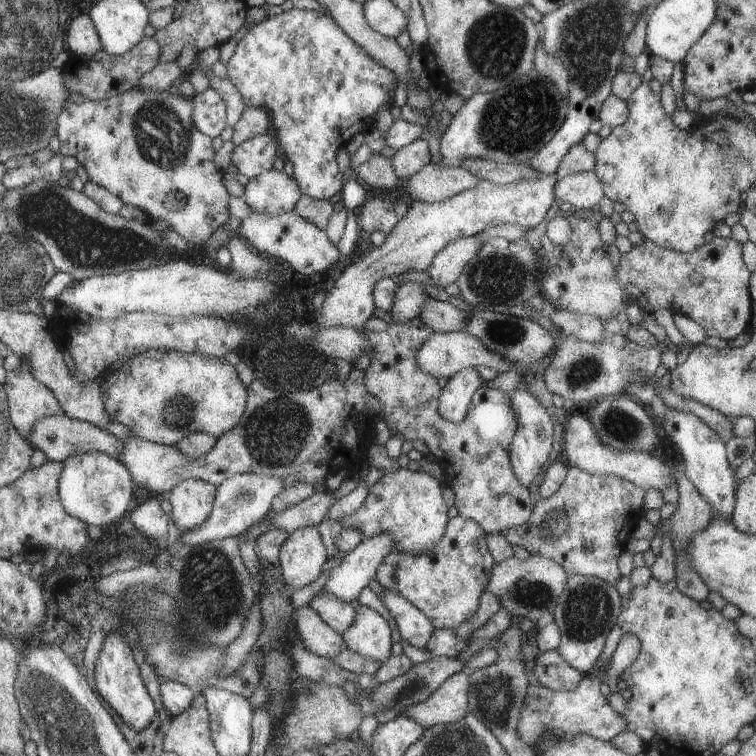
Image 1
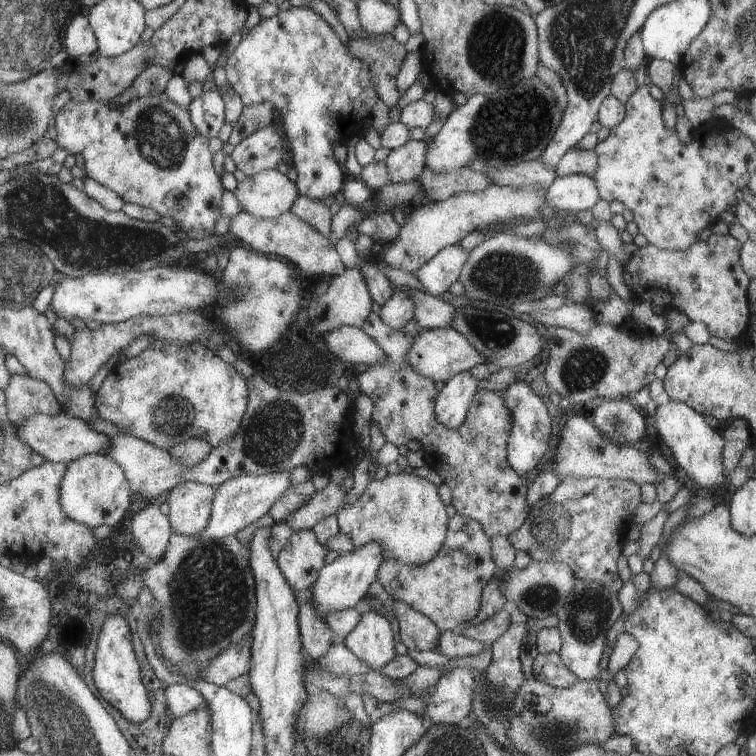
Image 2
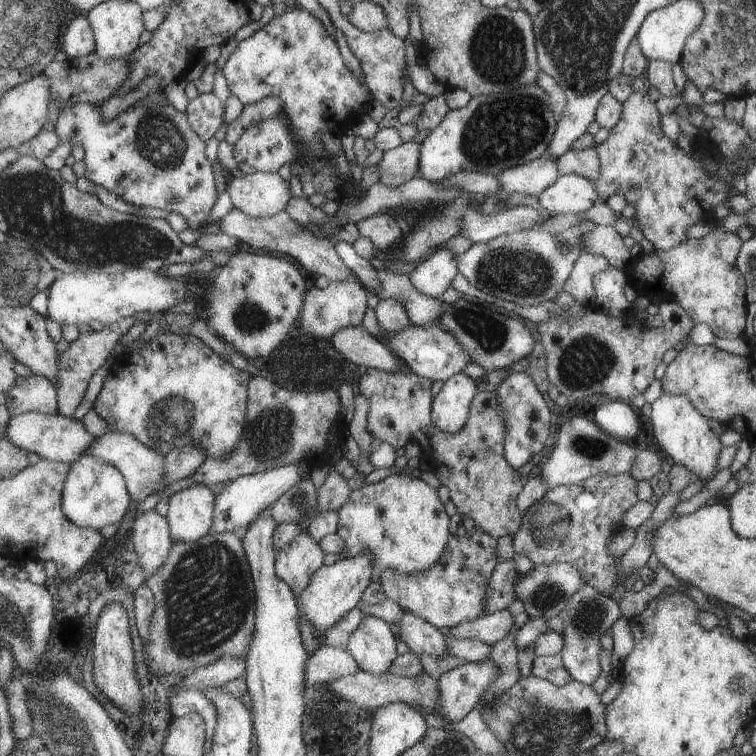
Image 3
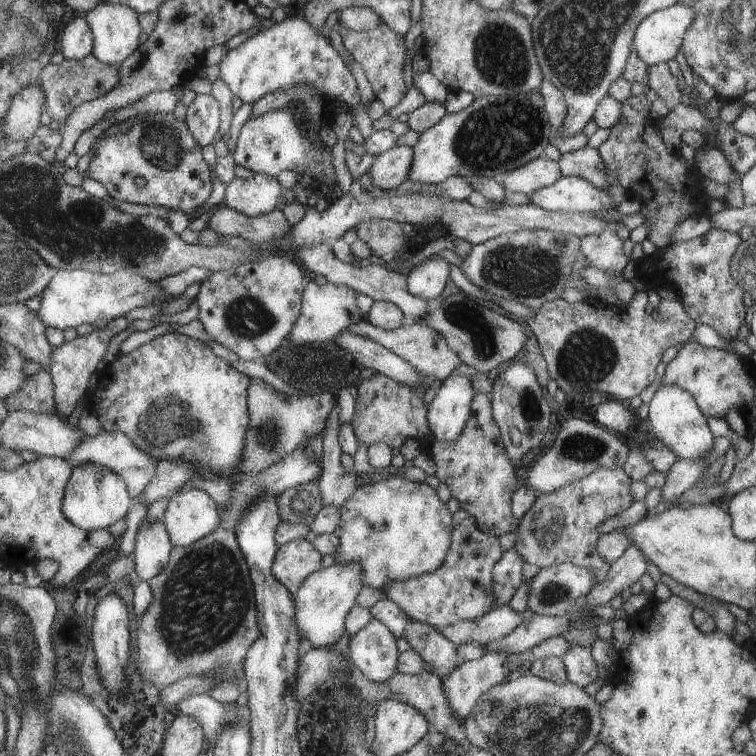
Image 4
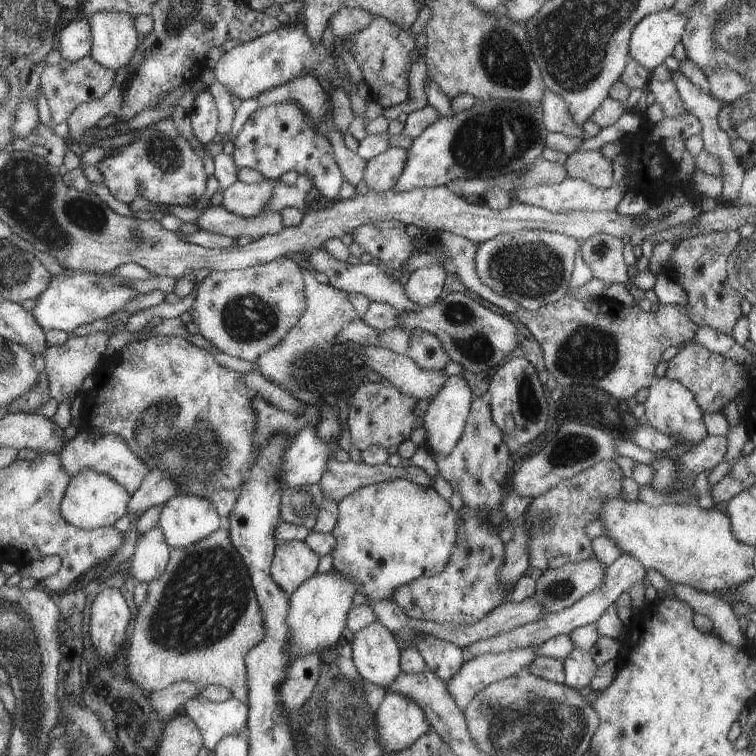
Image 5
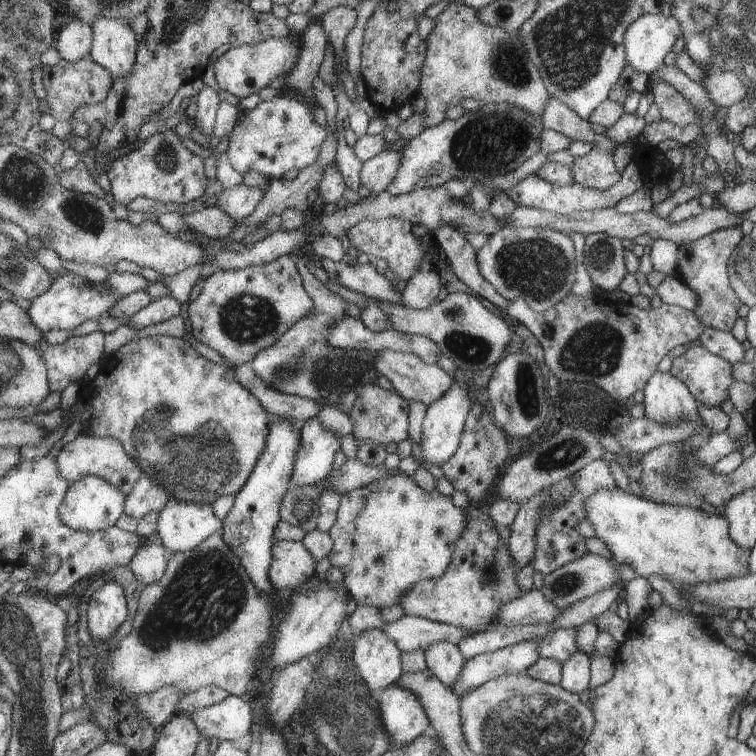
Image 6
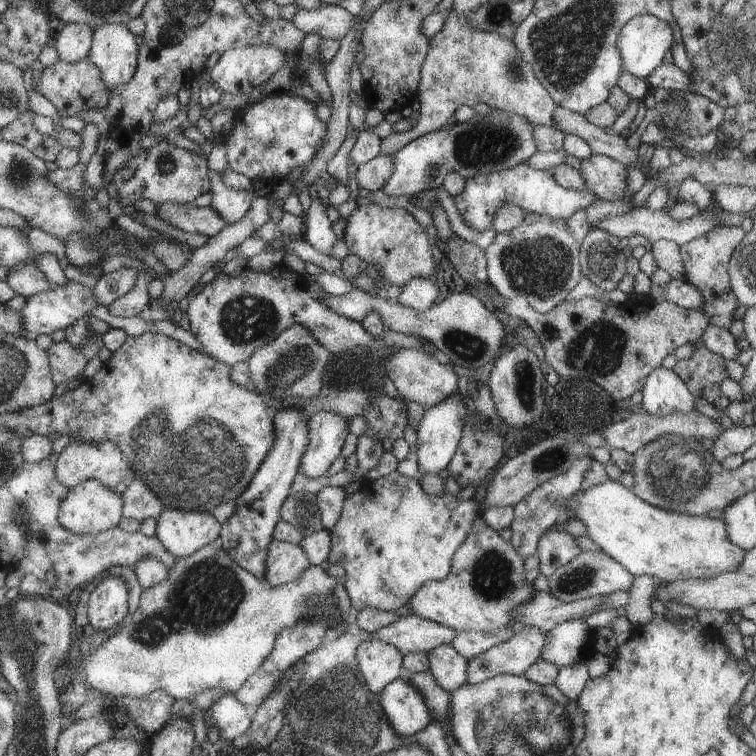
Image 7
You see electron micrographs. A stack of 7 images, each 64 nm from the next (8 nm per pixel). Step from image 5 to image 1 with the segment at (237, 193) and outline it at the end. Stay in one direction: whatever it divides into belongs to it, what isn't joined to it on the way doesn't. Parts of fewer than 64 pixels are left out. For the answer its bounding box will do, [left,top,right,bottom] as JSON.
[241,169,302,215]

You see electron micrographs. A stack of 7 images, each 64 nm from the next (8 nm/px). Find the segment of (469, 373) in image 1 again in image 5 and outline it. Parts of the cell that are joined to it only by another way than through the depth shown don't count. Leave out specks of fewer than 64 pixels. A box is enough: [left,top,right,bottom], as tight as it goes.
[422,375,474,454]

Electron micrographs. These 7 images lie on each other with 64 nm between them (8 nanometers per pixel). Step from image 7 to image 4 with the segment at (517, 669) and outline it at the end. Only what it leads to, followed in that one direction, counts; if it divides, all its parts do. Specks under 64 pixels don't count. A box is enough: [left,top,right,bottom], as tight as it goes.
[441,653,521,720]

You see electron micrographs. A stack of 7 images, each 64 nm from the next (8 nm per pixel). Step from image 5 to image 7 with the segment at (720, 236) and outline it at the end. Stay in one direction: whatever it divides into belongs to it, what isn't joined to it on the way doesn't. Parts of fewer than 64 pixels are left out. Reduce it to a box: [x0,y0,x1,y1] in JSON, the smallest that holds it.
[680,225,744,329]

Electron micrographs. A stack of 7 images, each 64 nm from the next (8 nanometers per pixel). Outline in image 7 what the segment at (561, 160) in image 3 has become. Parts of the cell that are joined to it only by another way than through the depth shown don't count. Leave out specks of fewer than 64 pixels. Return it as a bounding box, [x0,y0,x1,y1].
[578,153,630,201]

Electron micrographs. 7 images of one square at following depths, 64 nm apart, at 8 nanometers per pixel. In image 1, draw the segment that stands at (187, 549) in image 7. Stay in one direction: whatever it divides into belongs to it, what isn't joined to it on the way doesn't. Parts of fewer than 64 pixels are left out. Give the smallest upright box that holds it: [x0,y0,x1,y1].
[166,479,217,530]

